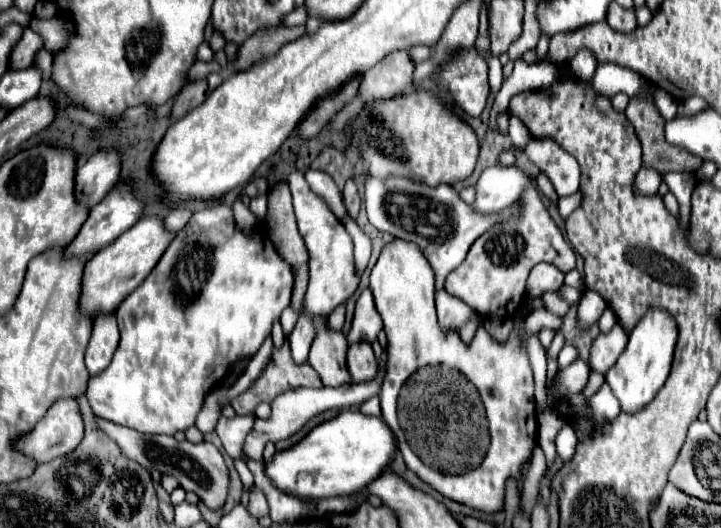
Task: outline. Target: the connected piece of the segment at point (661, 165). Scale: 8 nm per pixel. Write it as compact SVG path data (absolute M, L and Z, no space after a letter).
M636 98L636 102L630 102L628 108L626 108L626 116L628 120L634 124L636 128L636 134L642 142L642 150L644 150L644 156L642 156L642 166L652 166L660 172L684 172L684 164L686 164L686 172L694 174L696 170L700 170L700 166L704 164L702 158L696 158L692 156L690 152L686 152L684 148L678 148L678 146L670 146L664 138L664 124L666 120L660 118L660 112L656 110L656 104L652 102L652 98Z

